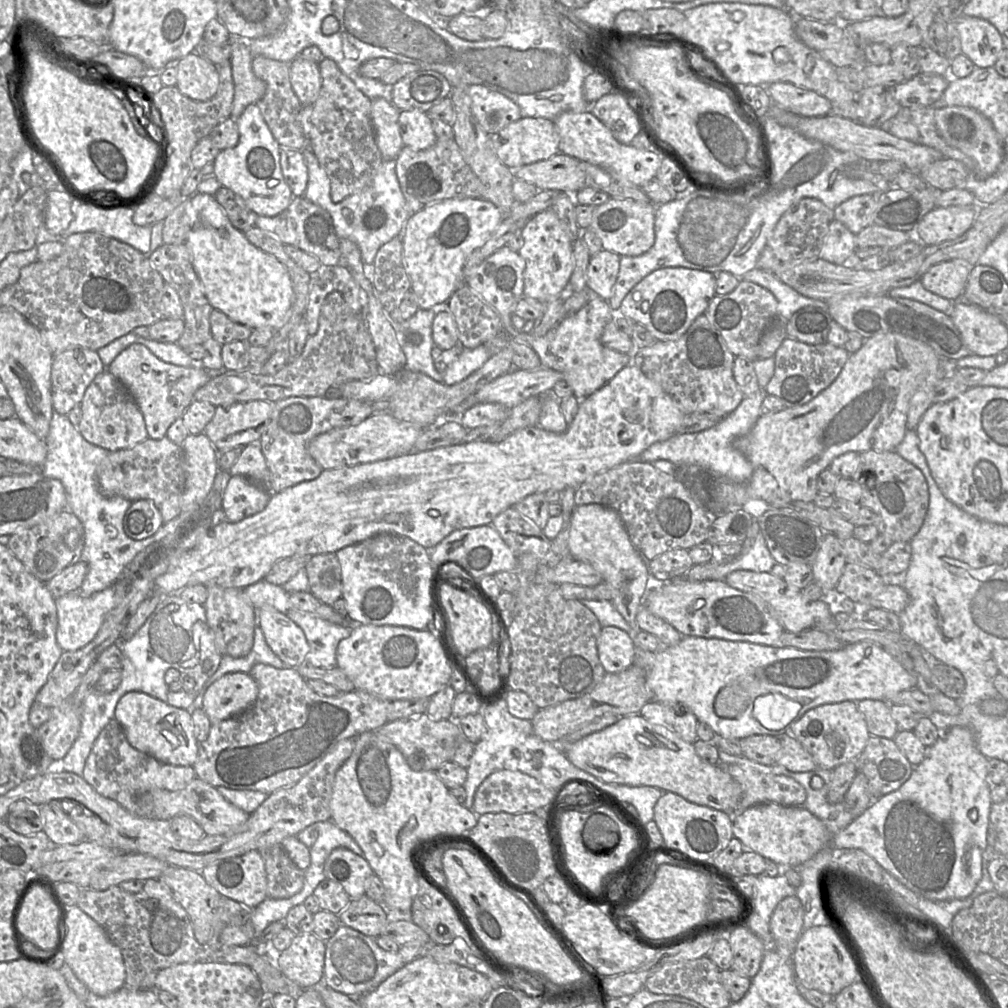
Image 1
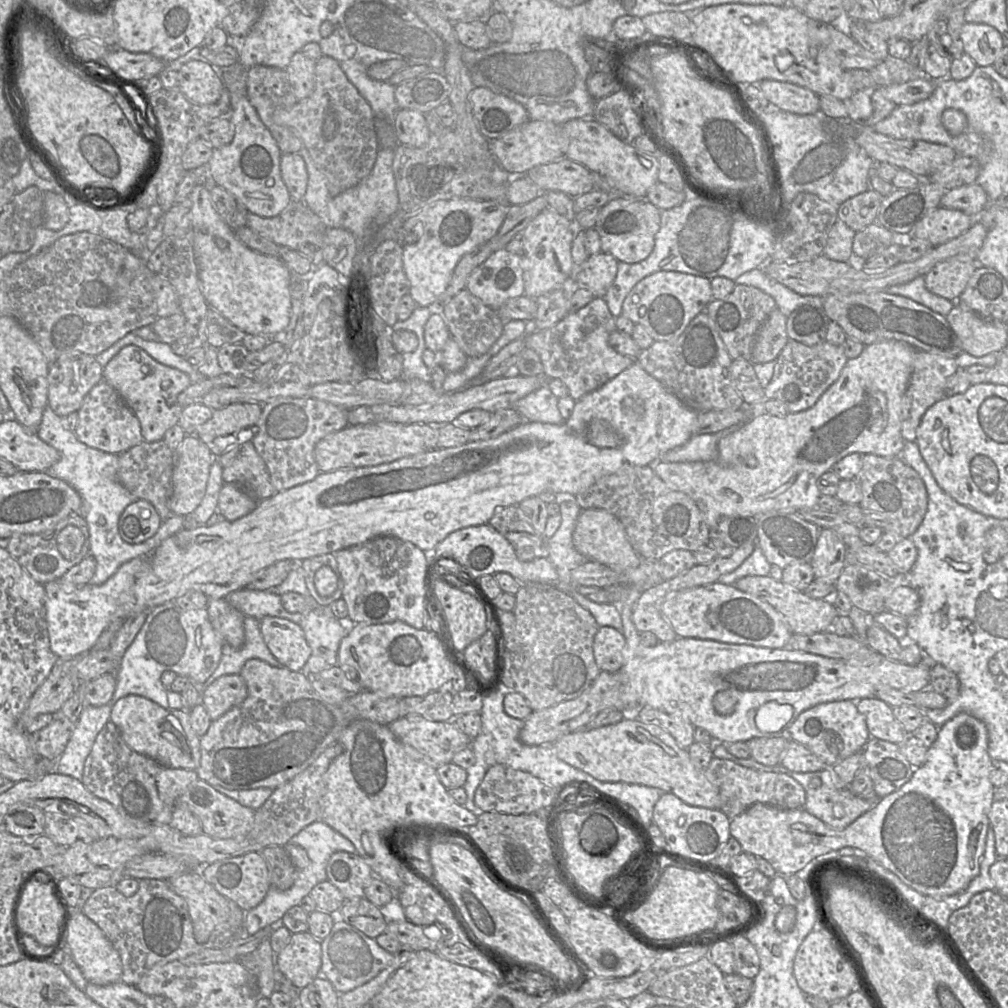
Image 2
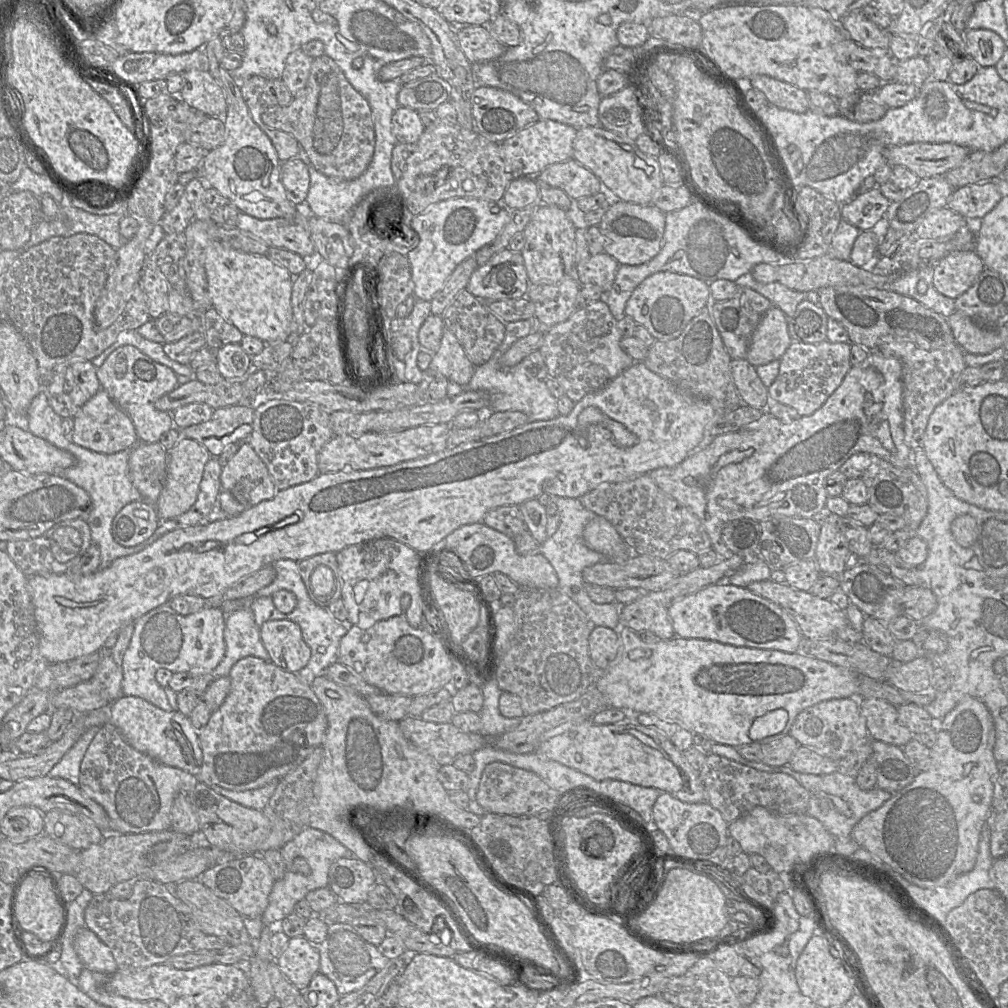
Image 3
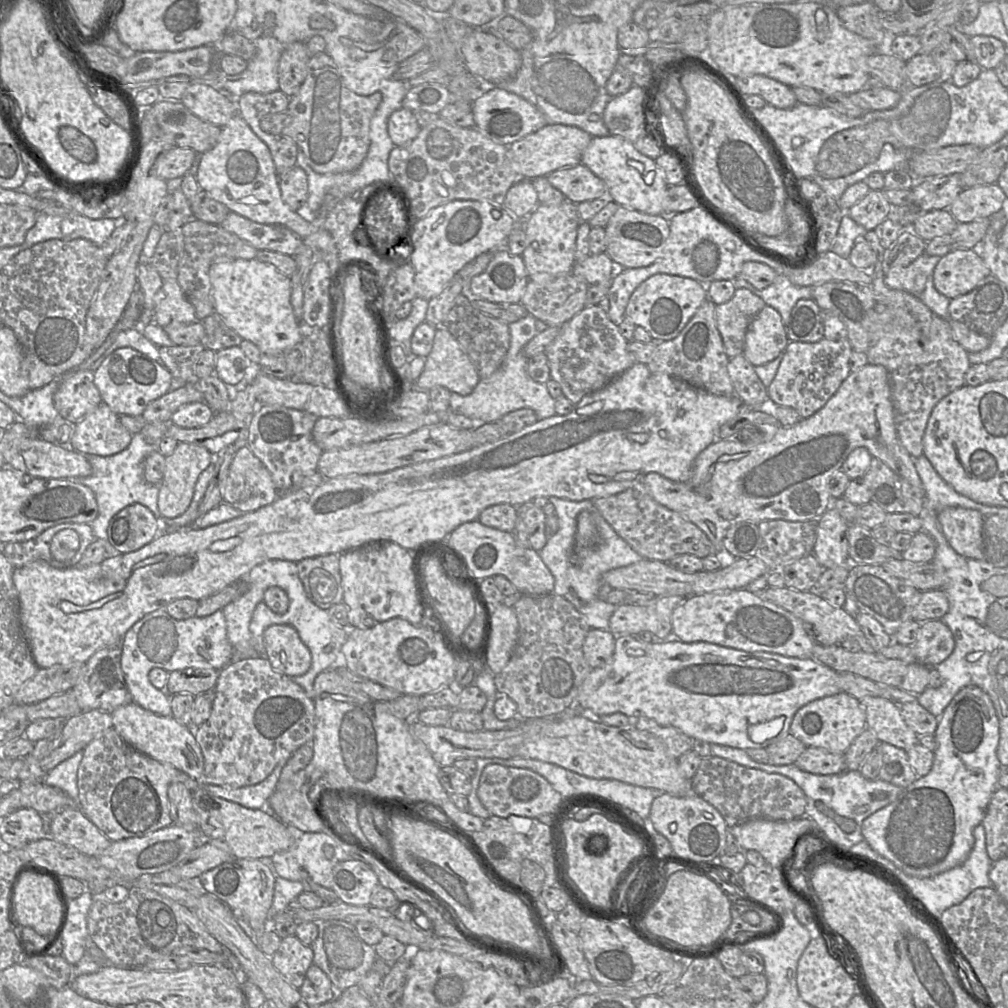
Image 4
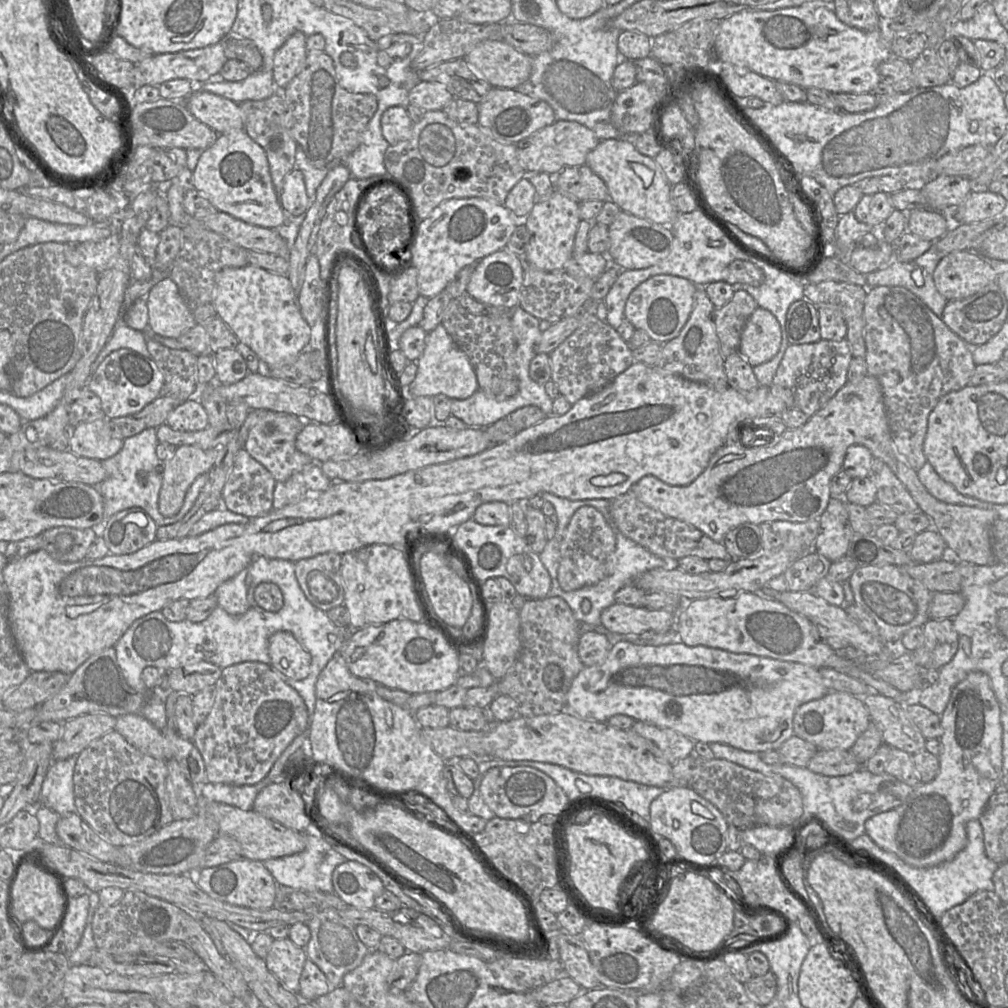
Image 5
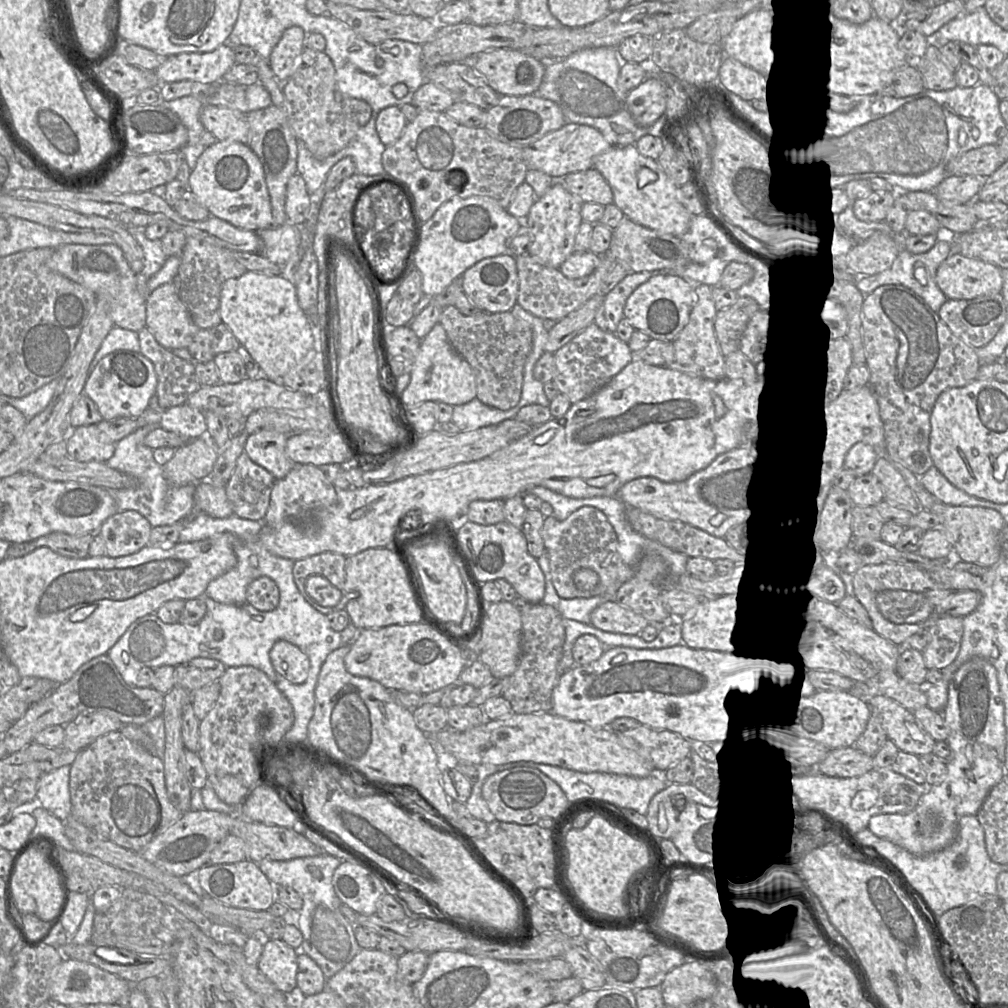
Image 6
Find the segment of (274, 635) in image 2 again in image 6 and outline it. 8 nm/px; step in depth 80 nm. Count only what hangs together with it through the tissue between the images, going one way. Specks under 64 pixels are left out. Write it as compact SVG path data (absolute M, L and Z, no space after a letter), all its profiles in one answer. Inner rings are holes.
M279 640L270 651L270 659L275 671L291 683L302 684L306 681L310 660L298 646Z

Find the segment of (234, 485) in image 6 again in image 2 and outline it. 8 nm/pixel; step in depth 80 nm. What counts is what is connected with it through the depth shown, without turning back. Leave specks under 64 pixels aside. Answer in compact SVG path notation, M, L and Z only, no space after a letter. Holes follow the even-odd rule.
M251 442L240 446L236 458L223 468L222 478L224 483L235 485L256 501L269 498L276 492L267 466Z

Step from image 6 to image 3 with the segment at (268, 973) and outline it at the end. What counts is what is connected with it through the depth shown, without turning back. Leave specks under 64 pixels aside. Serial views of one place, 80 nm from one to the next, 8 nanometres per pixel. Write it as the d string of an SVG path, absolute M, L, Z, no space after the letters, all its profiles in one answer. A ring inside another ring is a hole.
M303 935L292 937L275 960L281 972L298 990L307 987L313 976L319 972L318 946Z

